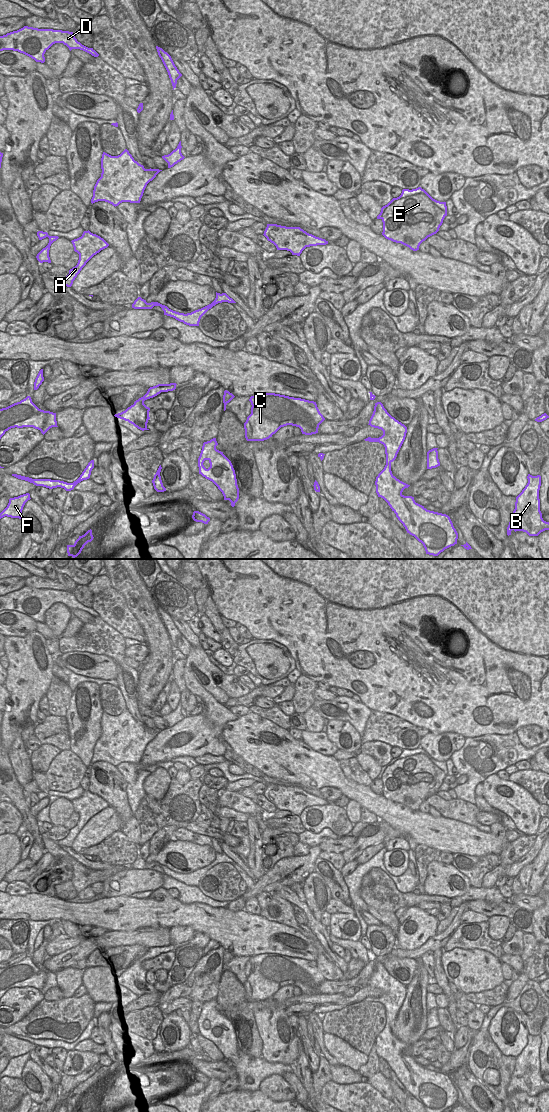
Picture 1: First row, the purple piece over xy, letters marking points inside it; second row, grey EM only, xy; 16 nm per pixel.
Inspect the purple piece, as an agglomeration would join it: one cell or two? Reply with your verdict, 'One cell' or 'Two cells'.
Two cells

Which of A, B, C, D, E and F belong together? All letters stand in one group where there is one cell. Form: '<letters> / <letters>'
A B C D F / E

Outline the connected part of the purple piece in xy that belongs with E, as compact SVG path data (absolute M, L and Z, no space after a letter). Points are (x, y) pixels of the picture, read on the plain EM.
M424 754L401 758L385 769L382 795L417 811L423 801L439 791L445 776Z

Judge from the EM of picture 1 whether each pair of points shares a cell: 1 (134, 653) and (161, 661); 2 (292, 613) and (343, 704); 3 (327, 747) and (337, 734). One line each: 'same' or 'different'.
1: different
2: different
3: different

